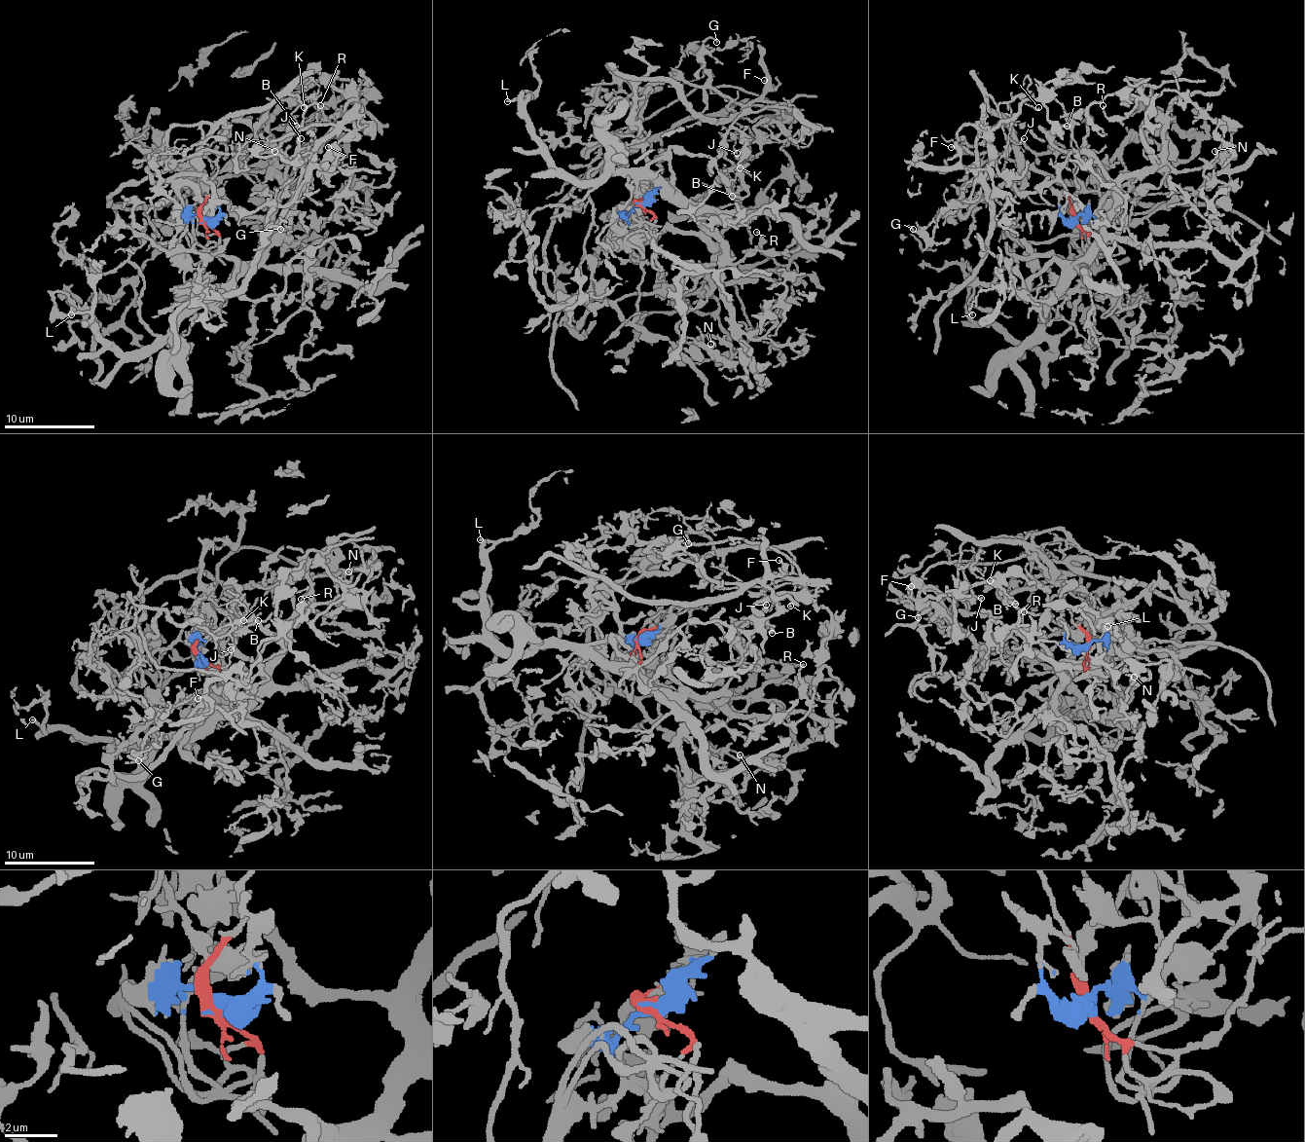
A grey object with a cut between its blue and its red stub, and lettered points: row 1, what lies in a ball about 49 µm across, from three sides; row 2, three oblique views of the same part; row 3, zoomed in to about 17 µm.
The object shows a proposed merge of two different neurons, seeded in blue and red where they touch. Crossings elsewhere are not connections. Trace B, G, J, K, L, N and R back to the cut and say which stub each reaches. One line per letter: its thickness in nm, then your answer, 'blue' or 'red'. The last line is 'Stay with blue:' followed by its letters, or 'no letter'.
B: 240 nm thick; blue
G: 140 nm thick; blue
J: 140 nm thick; red
K: 140 nm thick; red
L: 200 nm thick; blue
N: 170 nm thick; blue
R: 140 nm thick; blue
Stay with blue: B, G, L, N, R

